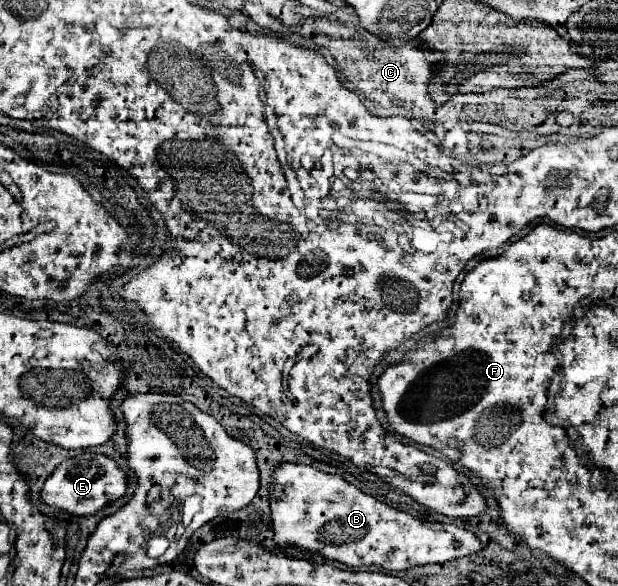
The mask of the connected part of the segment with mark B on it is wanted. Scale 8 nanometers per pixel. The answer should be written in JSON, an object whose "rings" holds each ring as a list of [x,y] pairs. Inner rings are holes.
{"rings":[[[281,464],[275,472],[275,484],[287,484],[283,498],[271,498],[271,524],[277,546],[295,544],[345,566],[379,566],[383,570],[443,564],[485,548],[481,540],[465,528],[455,524],[445,528],[439,522],[423,522],[363,494],[341,476],[325,474],[313,466]]]}

